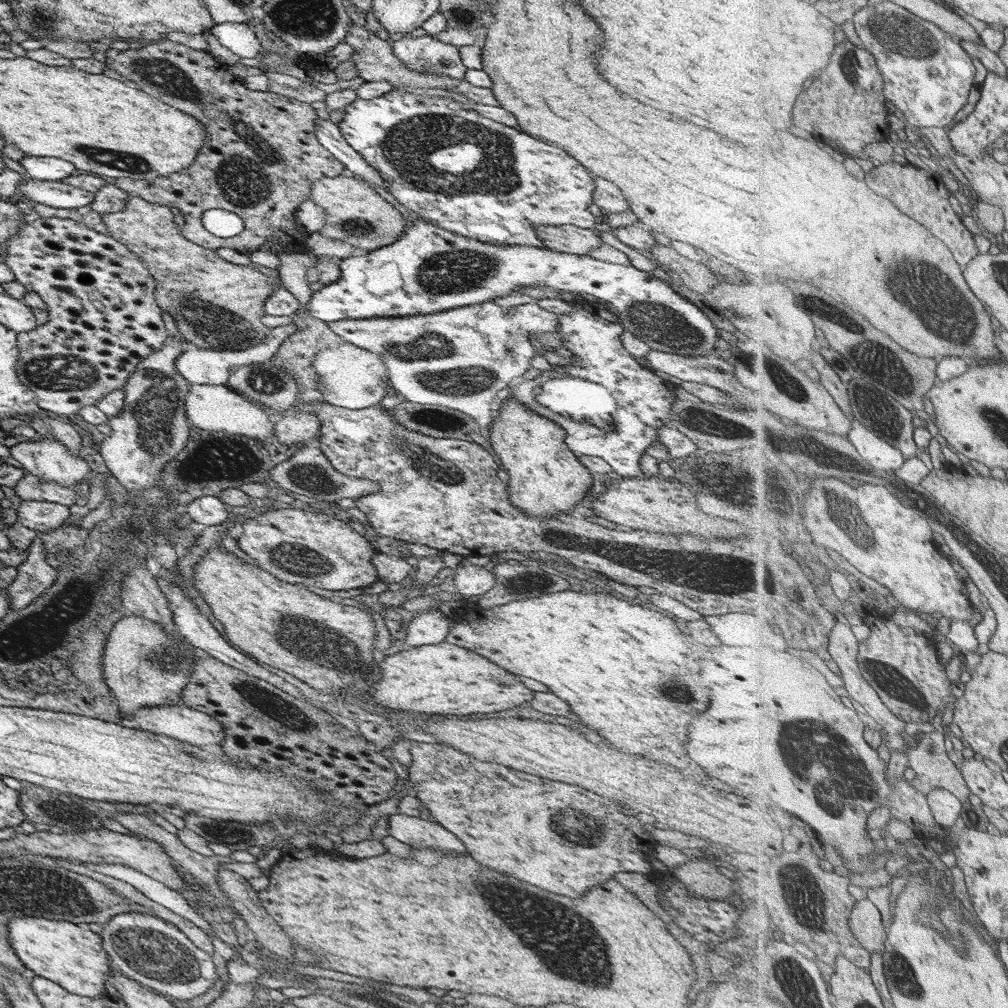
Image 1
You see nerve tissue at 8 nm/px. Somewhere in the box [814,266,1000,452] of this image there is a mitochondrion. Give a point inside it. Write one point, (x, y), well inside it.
(886, 423)

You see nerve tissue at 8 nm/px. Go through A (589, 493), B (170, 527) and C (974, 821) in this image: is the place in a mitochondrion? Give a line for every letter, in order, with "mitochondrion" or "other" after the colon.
A: other
B: mitochondrion
C: other

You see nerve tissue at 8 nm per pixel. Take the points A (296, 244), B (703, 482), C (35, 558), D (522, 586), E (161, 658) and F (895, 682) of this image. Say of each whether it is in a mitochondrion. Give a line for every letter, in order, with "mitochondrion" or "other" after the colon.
A: other
B: other
C: other
D: mitochondrion
E: mitochondrion
F: mitochondrion

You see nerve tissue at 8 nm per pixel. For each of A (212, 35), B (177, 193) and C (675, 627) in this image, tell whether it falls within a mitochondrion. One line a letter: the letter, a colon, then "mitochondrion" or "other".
A: other
B: other
C: other

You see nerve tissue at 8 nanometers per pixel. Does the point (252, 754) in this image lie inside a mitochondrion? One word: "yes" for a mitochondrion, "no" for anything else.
no

